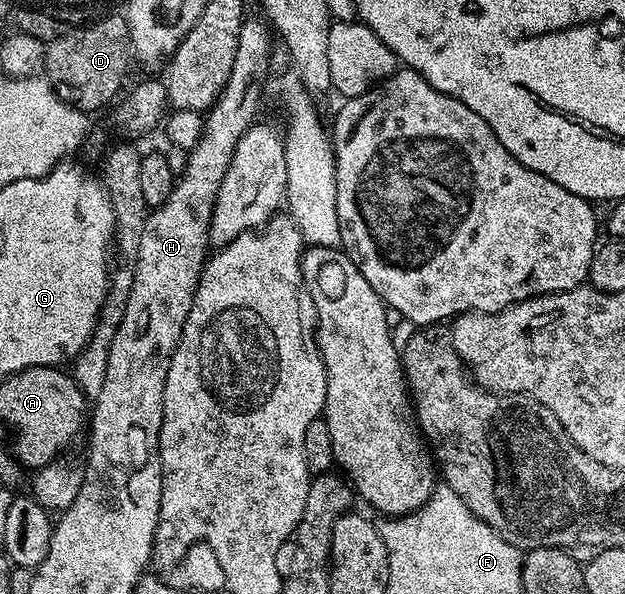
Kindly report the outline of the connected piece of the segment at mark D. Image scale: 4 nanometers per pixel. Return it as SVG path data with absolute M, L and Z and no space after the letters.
M124 17L101 18L90 26L70 29L54 42L48 43L45 47L43 74L60 91L66 102L79 110L94 112L100 106L108 107L122 93L121 81L125 78L129 62L129 29Z

